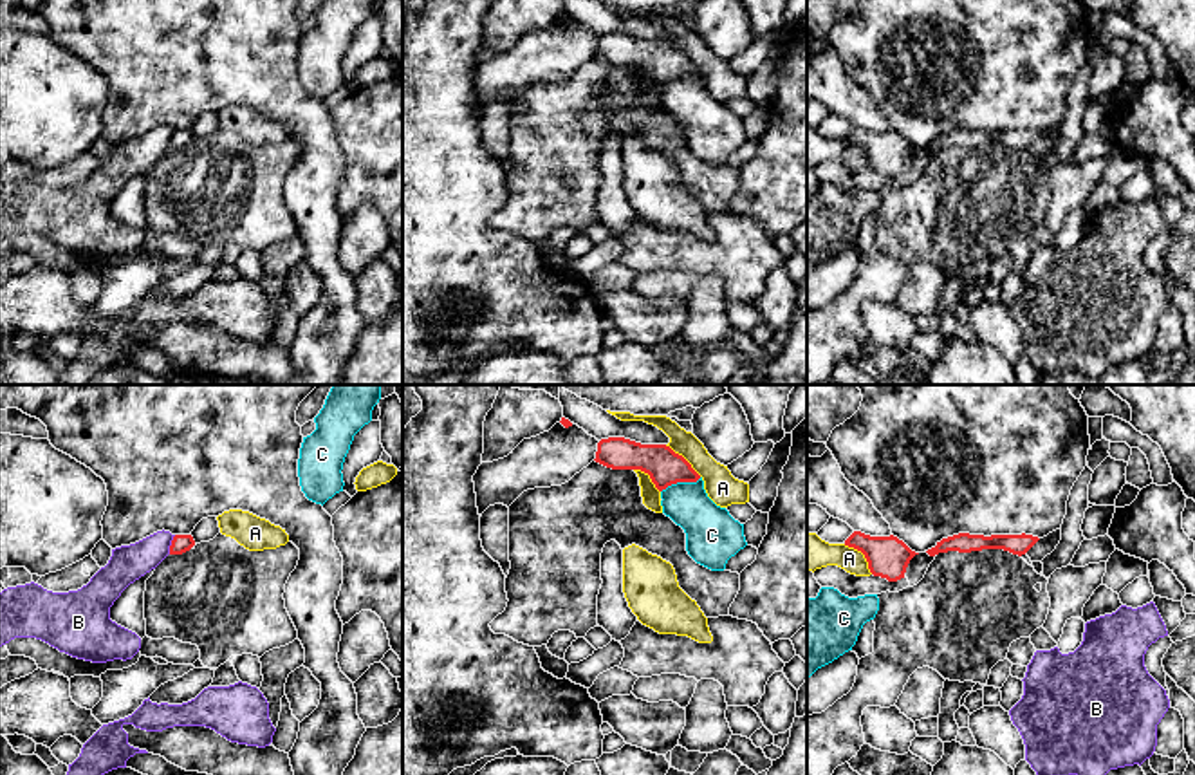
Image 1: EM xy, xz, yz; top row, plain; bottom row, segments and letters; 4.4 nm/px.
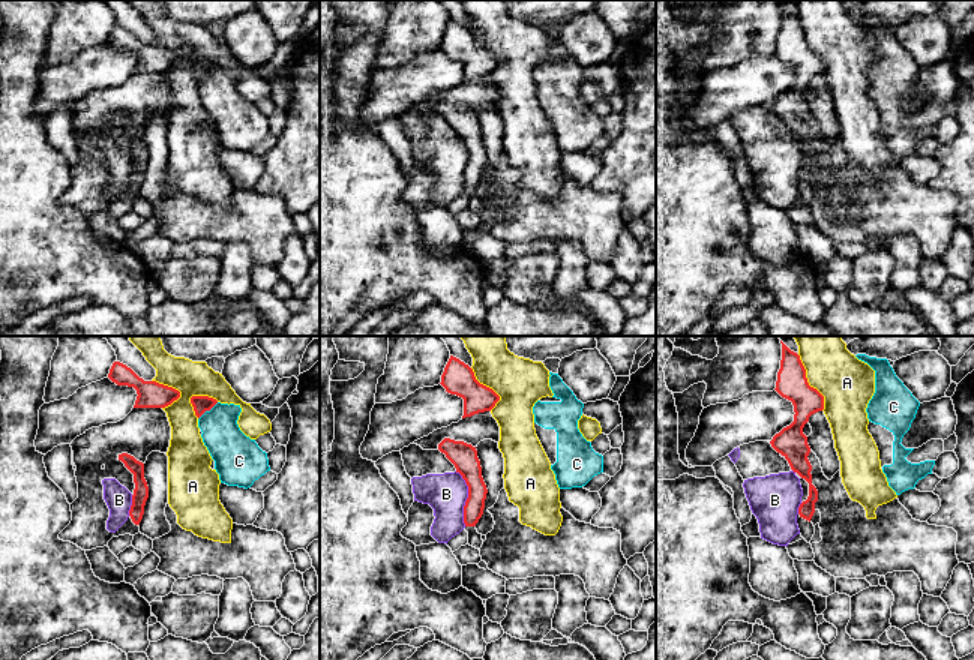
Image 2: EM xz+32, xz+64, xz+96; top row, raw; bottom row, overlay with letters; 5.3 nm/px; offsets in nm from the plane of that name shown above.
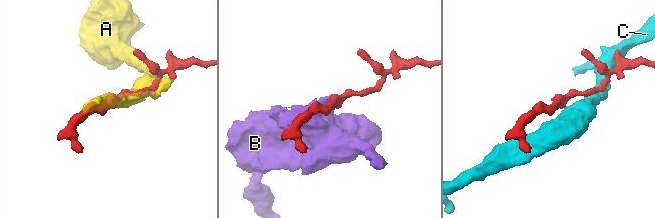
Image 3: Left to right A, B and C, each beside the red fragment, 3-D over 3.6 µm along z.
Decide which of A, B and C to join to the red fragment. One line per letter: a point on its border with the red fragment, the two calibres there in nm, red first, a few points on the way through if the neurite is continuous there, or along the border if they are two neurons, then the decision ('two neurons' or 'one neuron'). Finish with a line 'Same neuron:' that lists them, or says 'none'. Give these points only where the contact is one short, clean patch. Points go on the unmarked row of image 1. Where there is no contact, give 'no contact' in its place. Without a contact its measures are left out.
A: contact yz (863, 149); calibres 190 and 170 nm; two neurons
B: contact xy (172, 140); calibres 80 and 160 nm; border xy (176, 130), (168, 149); two neurons
C: contact xz (681, 76); calibres 160 and 220 nm; border xz (701, 73), (690, 78), (672, 78), (661, 87); two neurons
Same neuron: none

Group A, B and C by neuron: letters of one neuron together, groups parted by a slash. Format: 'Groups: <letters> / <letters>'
Groups: A / B / C

